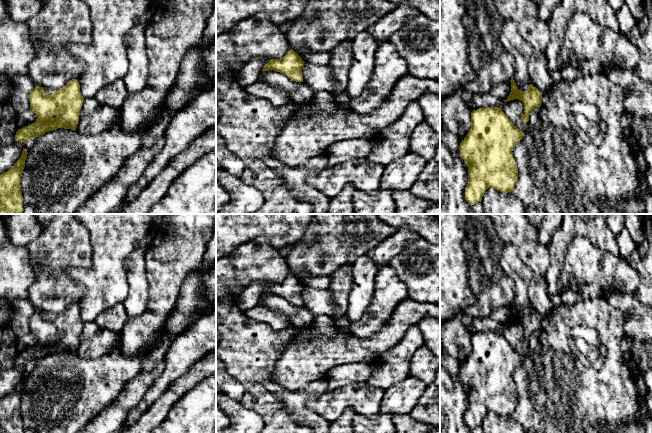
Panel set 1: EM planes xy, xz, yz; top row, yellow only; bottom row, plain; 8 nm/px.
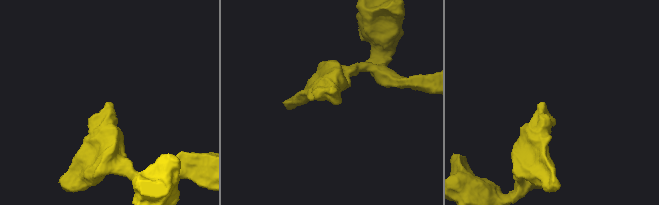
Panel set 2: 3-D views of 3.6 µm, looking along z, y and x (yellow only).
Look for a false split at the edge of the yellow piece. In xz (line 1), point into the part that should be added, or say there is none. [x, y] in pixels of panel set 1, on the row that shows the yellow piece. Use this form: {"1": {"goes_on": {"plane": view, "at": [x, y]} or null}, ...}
{"1": {"goes_on": null}}

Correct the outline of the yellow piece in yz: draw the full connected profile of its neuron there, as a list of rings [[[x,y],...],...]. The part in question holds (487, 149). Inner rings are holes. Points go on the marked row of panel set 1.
[[[498,107],[471,112],[471,129],[459,146],[460,157],[468,166],[465,199],[470,206],[481,202],[489,187],[512,192],[518,181],[512,151],[524,136]]]

